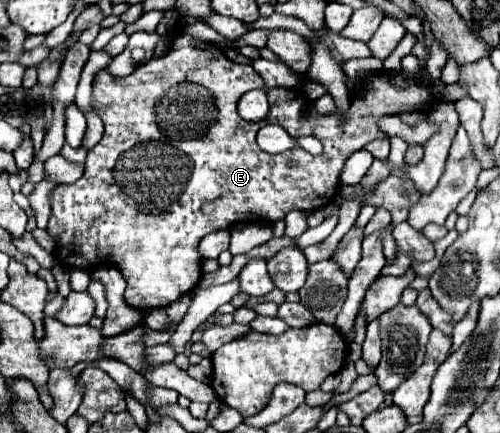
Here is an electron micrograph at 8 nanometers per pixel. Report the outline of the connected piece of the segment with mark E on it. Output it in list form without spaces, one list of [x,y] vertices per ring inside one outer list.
[[[188,34],[174,36],[166,56],[152,58],[124,78],[100,70],[94,76],[92,106],[104,120],[104,136],[94,150],[88,152],[84,176],[74,184],[56,186],[50,196],[52,214],[48,232],[58,242],[58,262],[82,270],[90,270],[102,262],[118,262],[118,268],[128,282],[124,294],[128,306],[138,310],[166,308],[194,290],[200,282],[202,258],[198,244],[206,234],[224,228],[230,230],[236,224],[274,224],[284,220],[292,210],[310,212],[324,208],[328,202],[334,202],[338,194],[340,174],[348,154],[364,150],[366,144],[374,140],[390,140],[390,136],[378,126],[380,118],[416,110],[428,112],[434,106],[434,96],[428,84],[414,80],[406,88],[398,88],[394,84],[394,74],[388,72],[374,72],[362,82],[360,94],[350,100],[350,108],[344,112],[334,110],[330,116],[318,114],[314,102],[304,98],[300,90],[268,88],[270,114],[264,122],[280,124],[292,138],[314,134],[324,150],[330,150],[330,156],[326,152],[312,156],[304,148],[294,146],[284,154],[270,156],[256,144],[260,124],[246,122],[236,112],[240,96],[252,88],[266,88],[266,84],[250,64],[234,64],[214,44],[200,42]]]

